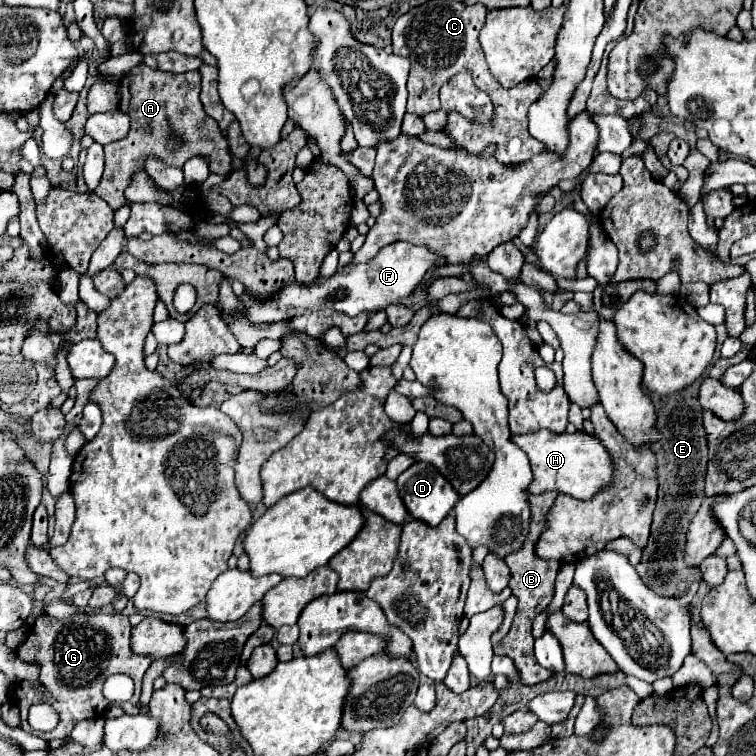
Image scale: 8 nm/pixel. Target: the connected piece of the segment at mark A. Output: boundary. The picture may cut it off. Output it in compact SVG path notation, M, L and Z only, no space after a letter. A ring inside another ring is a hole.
M146 64L134 66L126 76L120 80L120 110L130 116L130 132L116 142L104 146L106 168L104 176L94 190L100 198L104 198L114 210L124 206L124 188L130 184L130 176L136 170L144 168L144 158L156 152L166 164L182 168L186 160L200 156L208 162L210 172L228 176L232 172L228 144L222 138L218 124L204 114L200 104L200 74L170 74L152 70ZM168 134L184 136L184 146L172 146Z

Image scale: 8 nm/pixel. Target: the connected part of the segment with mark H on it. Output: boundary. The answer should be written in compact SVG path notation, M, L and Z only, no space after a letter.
M538 430L532 434L518 434L510 438L518 448L522 448L532 464L534 480L528 486L530 494L544 494L544 492L560 492L568 494L576 500L588 500L598 490L602 490L612 480L612 460L600 440L588 434L556 434L550 430Z

